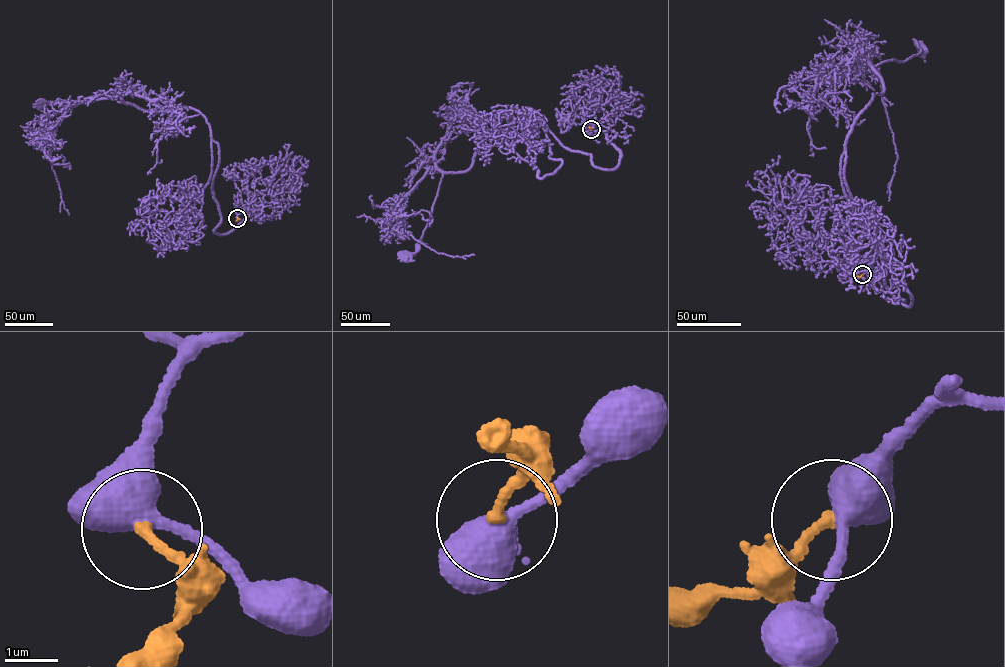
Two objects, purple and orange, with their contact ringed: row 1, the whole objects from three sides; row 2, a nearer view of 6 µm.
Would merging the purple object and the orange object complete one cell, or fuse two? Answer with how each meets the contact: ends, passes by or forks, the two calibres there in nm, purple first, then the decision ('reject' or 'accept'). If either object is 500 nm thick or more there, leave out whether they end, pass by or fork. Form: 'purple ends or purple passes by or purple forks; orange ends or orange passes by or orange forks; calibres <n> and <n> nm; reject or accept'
purple passes by; orange ends; calibres 480 and 190 nm; reject

